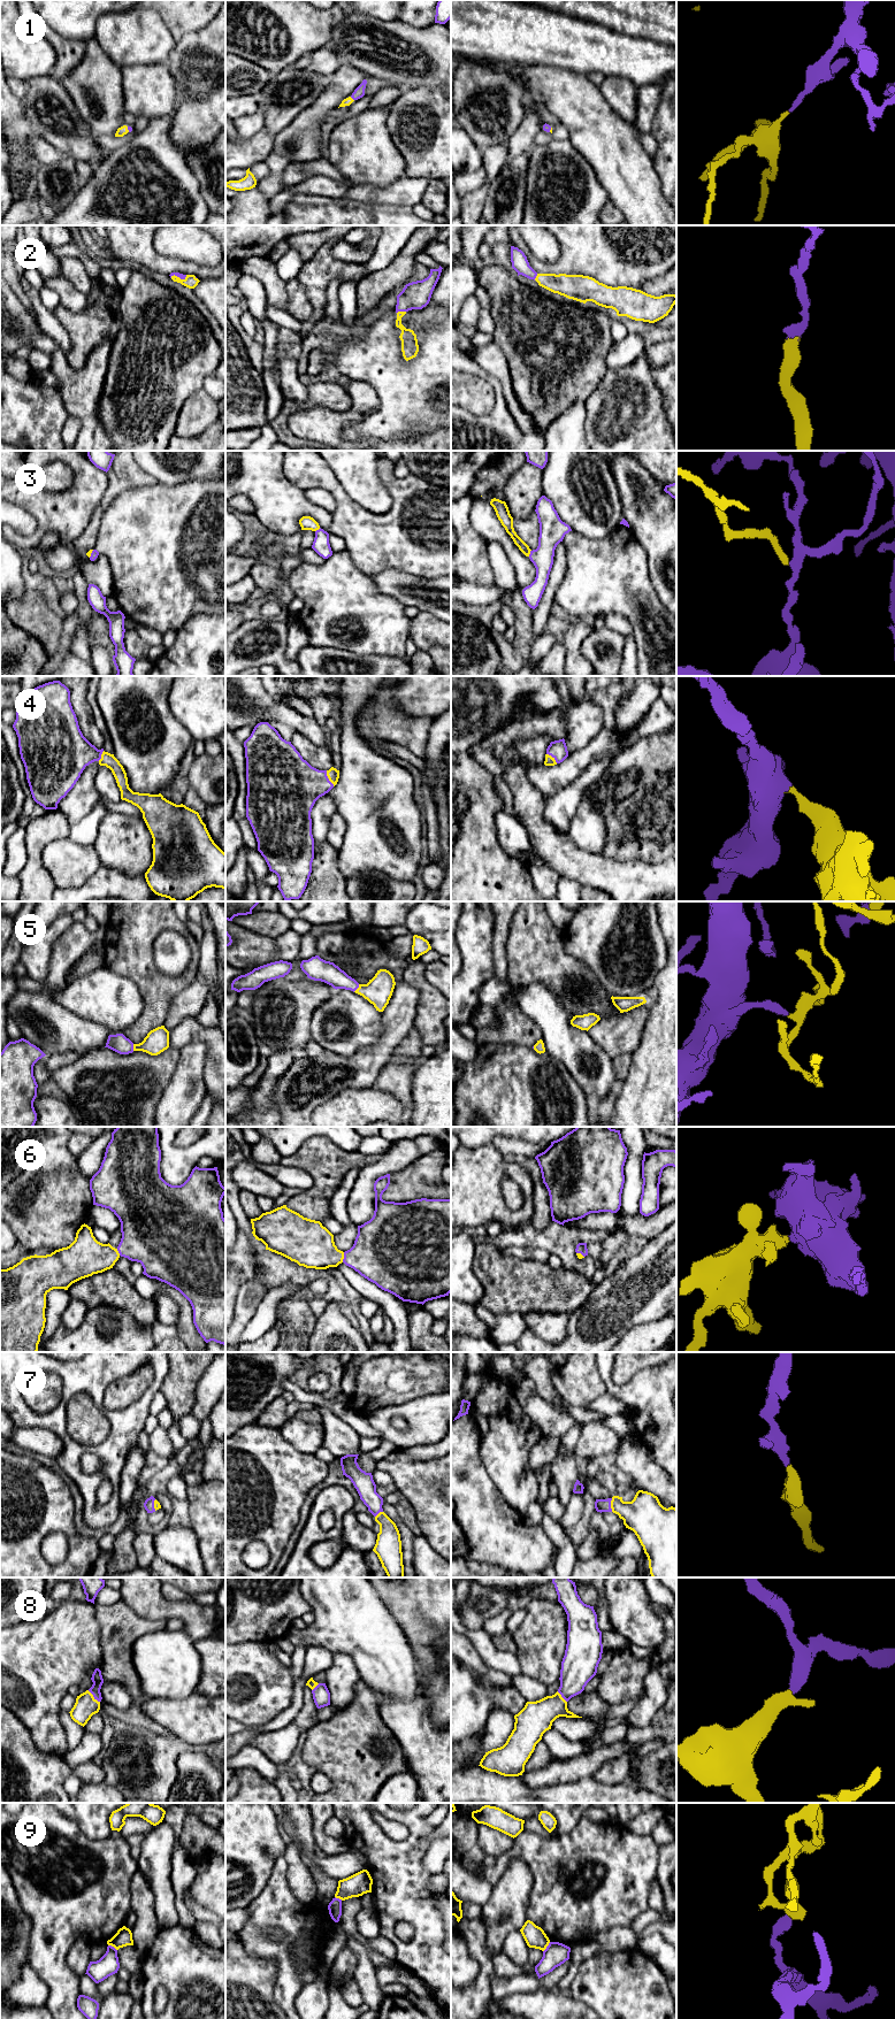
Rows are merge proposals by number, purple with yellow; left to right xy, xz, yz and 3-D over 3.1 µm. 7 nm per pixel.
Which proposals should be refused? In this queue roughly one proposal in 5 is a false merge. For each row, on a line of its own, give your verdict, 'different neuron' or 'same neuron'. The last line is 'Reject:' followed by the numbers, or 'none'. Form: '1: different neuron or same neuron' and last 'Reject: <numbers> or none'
1: same neuron
2: same neuron
3: same neuron
4: same neuron
5: same neuron
6: same neuron
7: same neuron
8: same neuron
9: different neuron
Reject: 9

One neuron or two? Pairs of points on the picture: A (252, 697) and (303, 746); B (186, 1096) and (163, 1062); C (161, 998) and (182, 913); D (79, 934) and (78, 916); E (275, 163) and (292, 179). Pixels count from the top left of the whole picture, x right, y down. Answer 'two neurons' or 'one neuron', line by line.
A: two neurons
B: two neurons
C: two neurons
D: two neurons
E: two neurons

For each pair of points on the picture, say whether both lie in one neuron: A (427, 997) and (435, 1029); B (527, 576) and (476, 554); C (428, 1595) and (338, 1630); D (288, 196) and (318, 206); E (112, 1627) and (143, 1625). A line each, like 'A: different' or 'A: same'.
A: same
B: different
C: different
D: different
E: same

